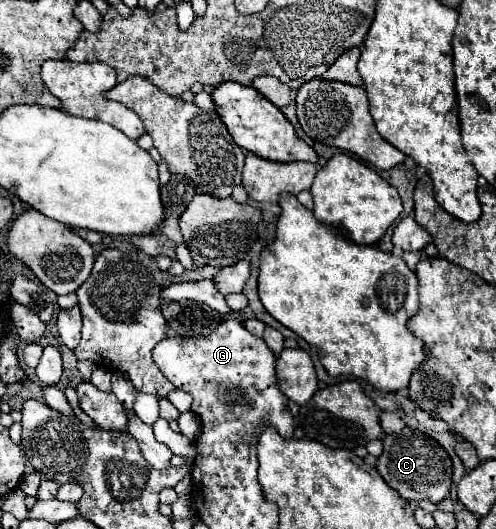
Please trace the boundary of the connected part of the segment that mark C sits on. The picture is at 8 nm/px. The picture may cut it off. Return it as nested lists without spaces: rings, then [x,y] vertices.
[[[404,427],[400,433],[384,435],[382,443],[384,443],[384,451],[376,461],[376,469],[382,475],[382,479],[394,491],[398,491],[402,499],[416,501],[416,503],[428,499],[432,503],[440,503],[450,493],[452,461],[456,459],[454,449],[452,449],[452,459],[450,459],[448,453],[432,437],[428,437],[422,431],[414,431],[410,427]]]

